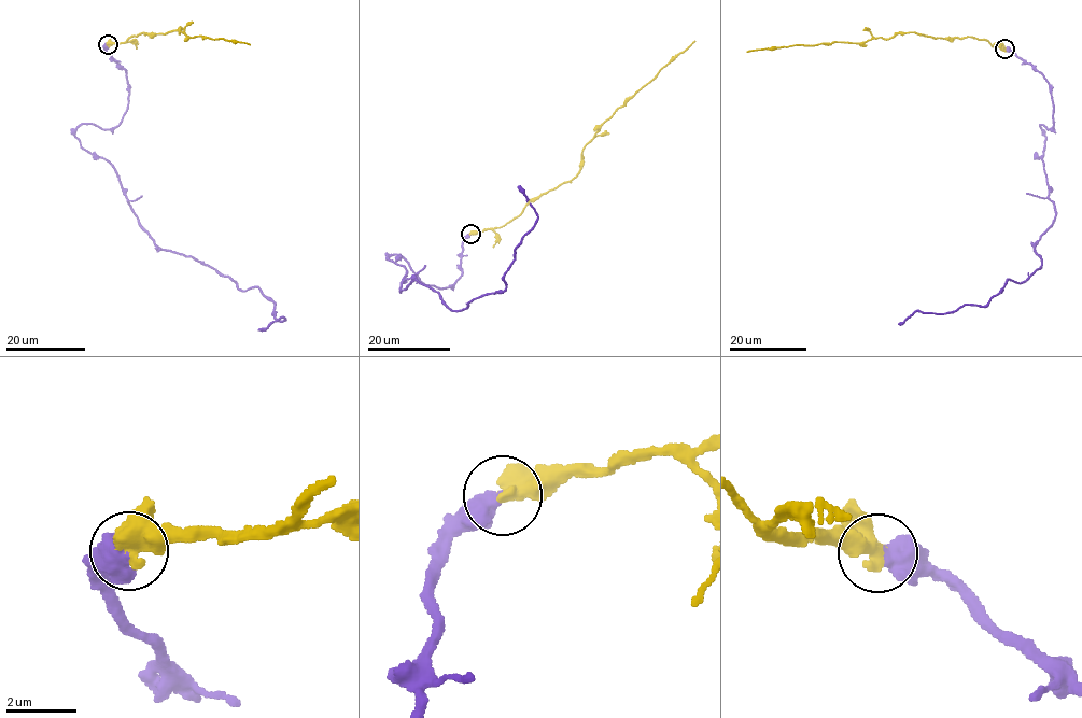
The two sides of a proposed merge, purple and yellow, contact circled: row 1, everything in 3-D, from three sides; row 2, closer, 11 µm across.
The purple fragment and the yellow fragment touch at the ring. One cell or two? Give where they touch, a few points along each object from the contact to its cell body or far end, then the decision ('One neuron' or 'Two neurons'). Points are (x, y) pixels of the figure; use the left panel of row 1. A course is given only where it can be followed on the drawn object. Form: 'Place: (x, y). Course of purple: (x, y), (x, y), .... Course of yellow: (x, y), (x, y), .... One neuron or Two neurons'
Place: (108, 44). Course of purple: (108, 44), (127, 110), (74, 137), (112, 165), (159, 248), (269, 297), (285, 320), (258, 331). Course of yellow: (108, 44), (126, 42), (142, 32), (168, 33), (179, 27), (178, 32), (188, 37), (250, 44). One neuron

